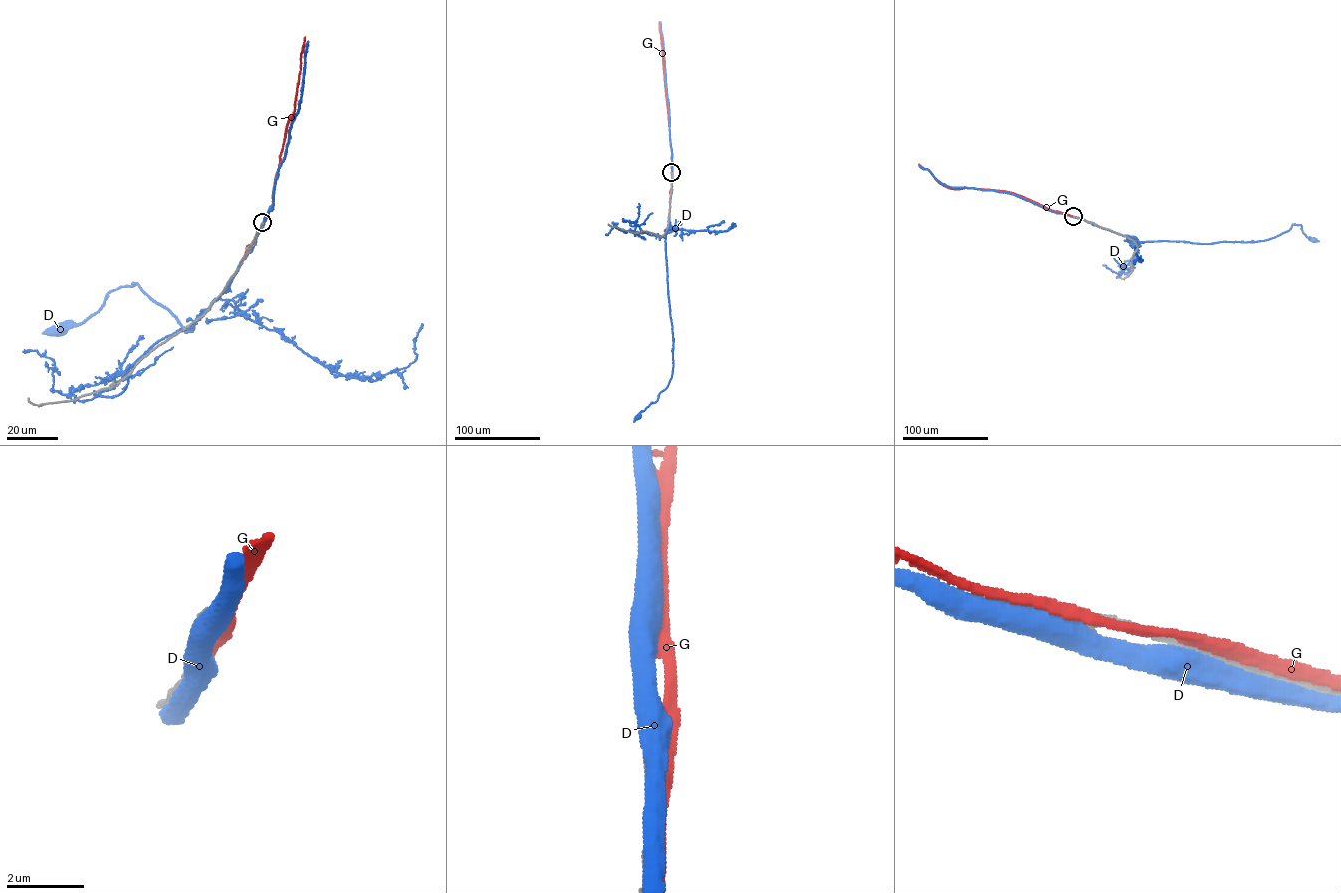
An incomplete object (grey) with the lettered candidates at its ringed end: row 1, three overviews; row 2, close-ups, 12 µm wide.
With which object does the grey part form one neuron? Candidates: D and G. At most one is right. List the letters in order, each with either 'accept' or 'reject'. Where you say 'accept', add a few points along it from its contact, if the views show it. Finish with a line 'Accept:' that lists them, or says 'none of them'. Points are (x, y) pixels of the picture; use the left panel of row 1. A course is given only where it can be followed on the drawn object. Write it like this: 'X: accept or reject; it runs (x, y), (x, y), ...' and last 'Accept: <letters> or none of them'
D: reject
G: reject
Accept: none of them

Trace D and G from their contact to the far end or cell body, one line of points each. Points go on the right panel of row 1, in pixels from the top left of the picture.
D: (1073, 216), (1138, 241), (1256, 242), (1279, 235), (1293, 224), (1301, 225), (1306, 236), (1314, 240)
G: (1073, 216), (1010, 192), (949, 188), (919, 164)

